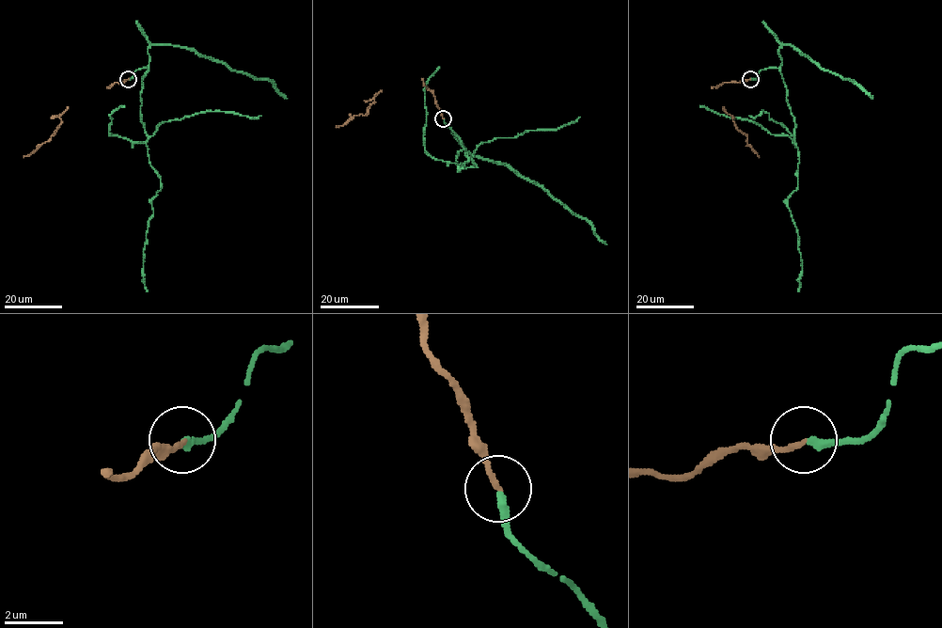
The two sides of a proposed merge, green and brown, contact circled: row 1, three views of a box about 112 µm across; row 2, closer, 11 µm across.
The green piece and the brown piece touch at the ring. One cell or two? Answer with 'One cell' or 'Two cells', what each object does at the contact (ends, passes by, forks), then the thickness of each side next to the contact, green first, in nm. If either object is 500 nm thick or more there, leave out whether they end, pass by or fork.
One cell. At the ring green ends. At the ring brown ends. Thickness 280 nm (green) against 170 nm

